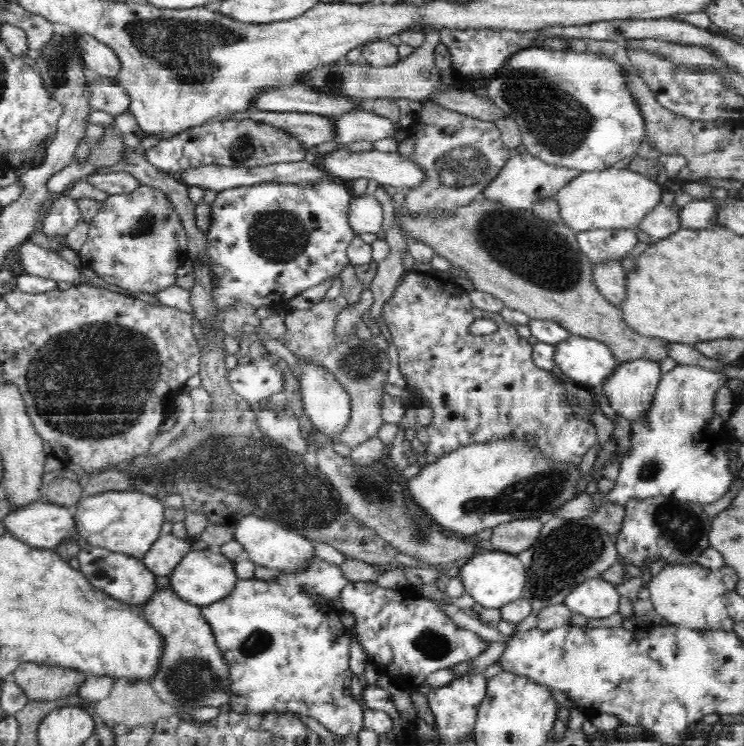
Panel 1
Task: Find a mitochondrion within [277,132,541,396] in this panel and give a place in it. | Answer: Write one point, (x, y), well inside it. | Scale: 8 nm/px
(464, 163)

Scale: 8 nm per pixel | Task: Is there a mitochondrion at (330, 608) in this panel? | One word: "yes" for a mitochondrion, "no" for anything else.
no

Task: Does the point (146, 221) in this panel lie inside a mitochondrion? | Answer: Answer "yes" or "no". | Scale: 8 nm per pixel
yes

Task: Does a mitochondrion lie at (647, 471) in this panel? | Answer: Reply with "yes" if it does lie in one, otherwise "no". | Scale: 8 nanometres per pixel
yes

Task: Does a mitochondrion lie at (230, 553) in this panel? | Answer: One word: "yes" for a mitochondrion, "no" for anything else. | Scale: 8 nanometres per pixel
no

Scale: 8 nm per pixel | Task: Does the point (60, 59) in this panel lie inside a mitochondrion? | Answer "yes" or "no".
yes

